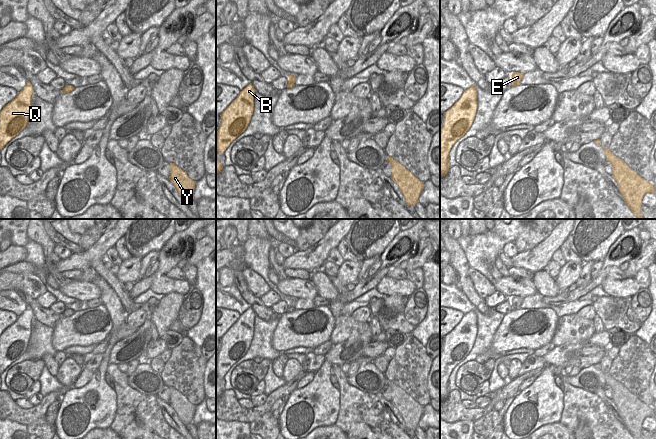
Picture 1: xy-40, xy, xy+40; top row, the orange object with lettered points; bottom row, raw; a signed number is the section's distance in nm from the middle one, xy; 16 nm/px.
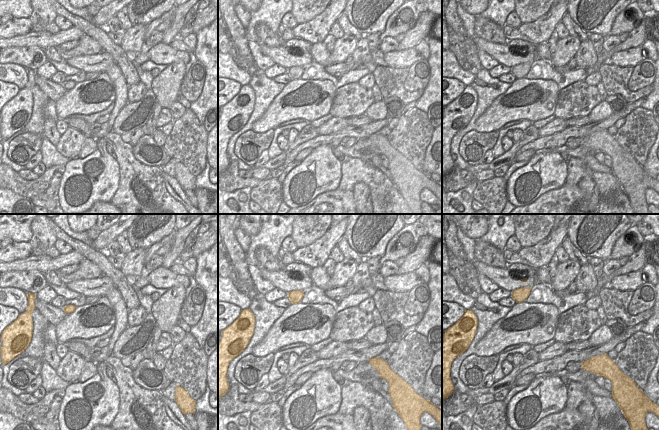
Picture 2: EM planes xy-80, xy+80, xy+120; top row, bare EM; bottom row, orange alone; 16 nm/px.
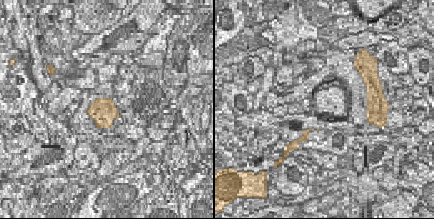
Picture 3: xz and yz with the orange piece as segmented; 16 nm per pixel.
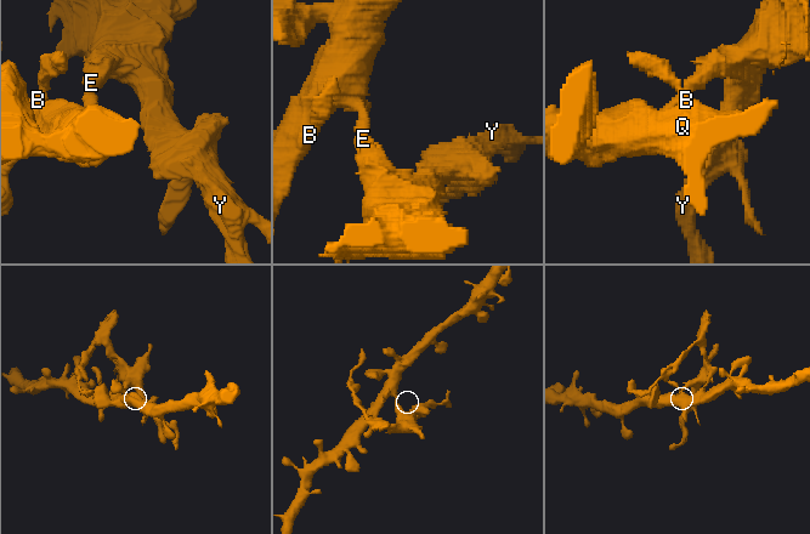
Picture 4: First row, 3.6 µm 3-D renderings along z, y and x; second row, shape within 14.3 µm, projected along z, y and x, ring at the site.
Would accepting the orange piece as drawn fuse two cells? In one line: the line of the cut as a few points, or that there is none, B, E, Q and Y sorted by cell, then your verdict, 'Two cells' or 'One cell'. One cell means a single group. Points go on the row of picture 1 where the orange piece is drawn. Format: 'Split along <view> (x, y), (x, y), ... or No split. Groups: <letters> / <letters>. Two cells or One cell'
Split along xy (288, 82), (293, 84). Groups: B Q / E Y. Two cells.

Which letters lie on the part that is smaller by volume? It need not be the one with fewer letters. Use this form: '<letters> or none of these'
E, Y

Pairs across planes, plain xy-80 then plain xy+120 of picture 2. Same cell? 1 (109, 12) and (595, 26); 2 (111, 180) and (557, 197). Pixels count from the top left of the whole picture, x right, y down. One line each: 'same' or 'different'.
1: different
2: different

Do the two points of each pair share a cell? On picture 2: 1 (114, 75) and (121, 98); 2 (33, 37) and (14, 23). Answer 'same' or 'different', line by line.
1: same
2: different

